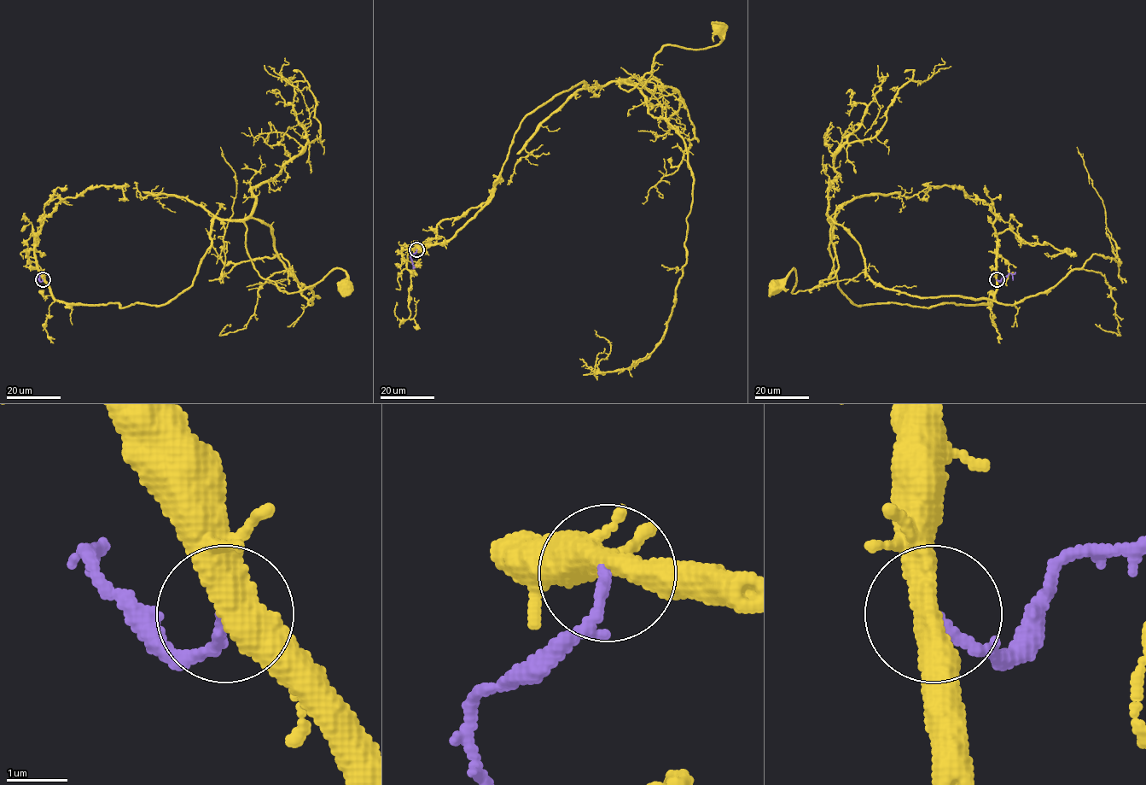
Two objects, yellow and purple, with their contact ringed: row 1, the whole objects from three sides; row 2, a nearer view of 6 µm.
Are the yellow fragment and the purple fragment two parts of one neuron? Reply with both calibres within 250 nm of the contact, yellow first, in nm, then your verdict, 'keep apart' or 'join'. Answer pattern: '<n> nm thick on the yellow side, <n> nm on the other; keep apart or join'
480 nm thick on the yellow side, 120 nm on the other; keep apart

